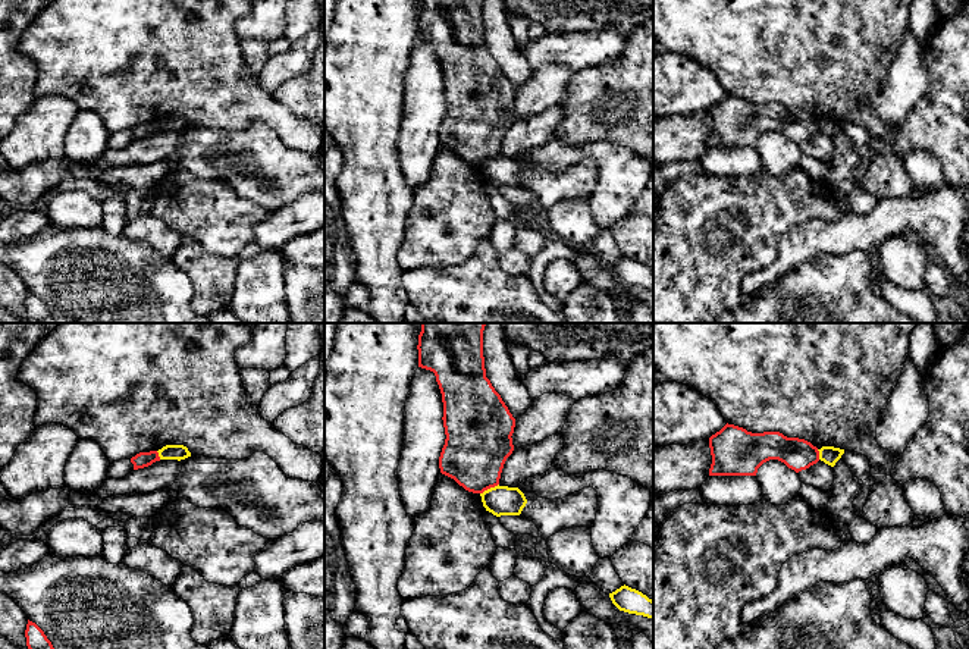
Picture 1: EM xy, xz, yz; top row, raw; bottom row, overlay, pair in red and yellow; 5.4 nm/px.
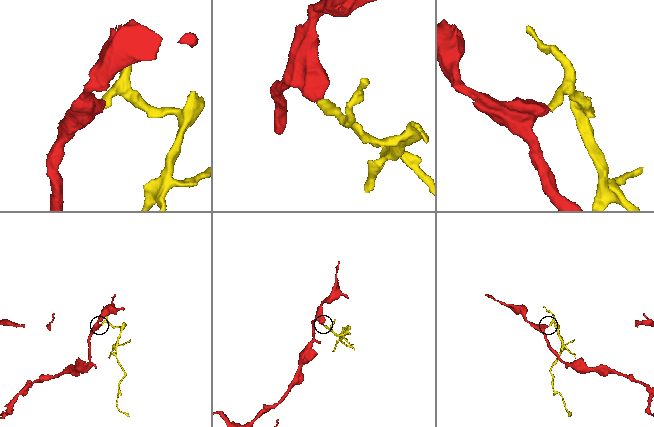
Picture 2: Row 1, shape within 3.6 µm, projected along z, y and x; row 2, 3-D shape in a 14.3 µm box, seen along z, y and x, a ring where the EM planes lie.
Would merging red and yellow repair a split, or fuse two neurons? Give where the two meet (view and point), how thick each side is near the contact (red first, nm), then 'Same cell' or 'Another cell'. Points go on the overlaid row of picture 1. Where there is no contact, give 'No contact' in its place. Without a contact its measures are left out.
Touches red at xz (489, 488). Thickness 360 nm (red) against 160 nm. Another cell

